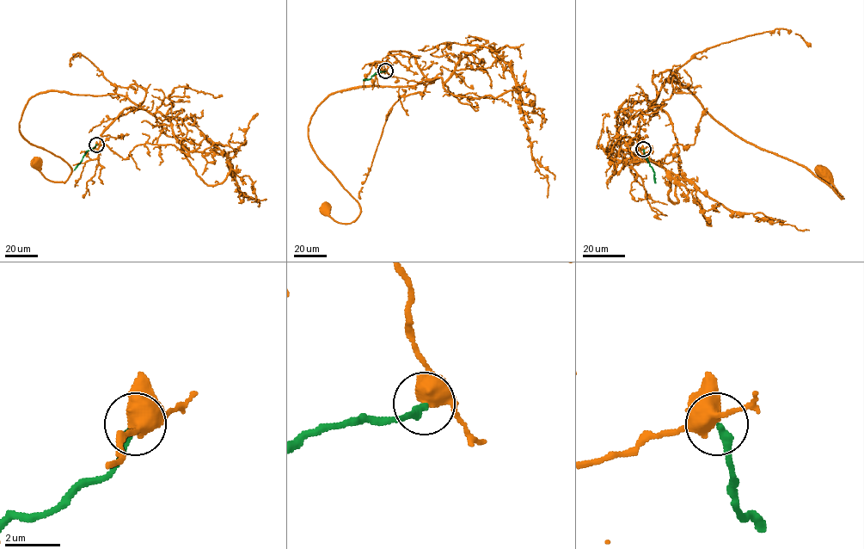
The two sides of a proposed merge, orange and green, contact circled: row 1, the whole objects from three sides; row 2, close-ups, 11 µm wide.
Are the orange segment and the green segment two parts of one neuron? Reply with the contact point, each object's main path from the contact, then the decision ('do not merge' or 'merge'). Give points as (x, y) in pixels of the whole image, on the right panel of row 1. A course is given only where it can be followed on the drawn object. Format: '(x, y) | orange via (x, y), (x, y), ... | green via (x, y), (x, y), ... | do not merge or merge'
(643, 149) | orange via (643, 149), (623, 154), (618, 108), (655, 100), (670, 78), (736, 134), (805, 166), (842, 198), (824, 174) | green via (643, 149), (655, 182) | do not merge

